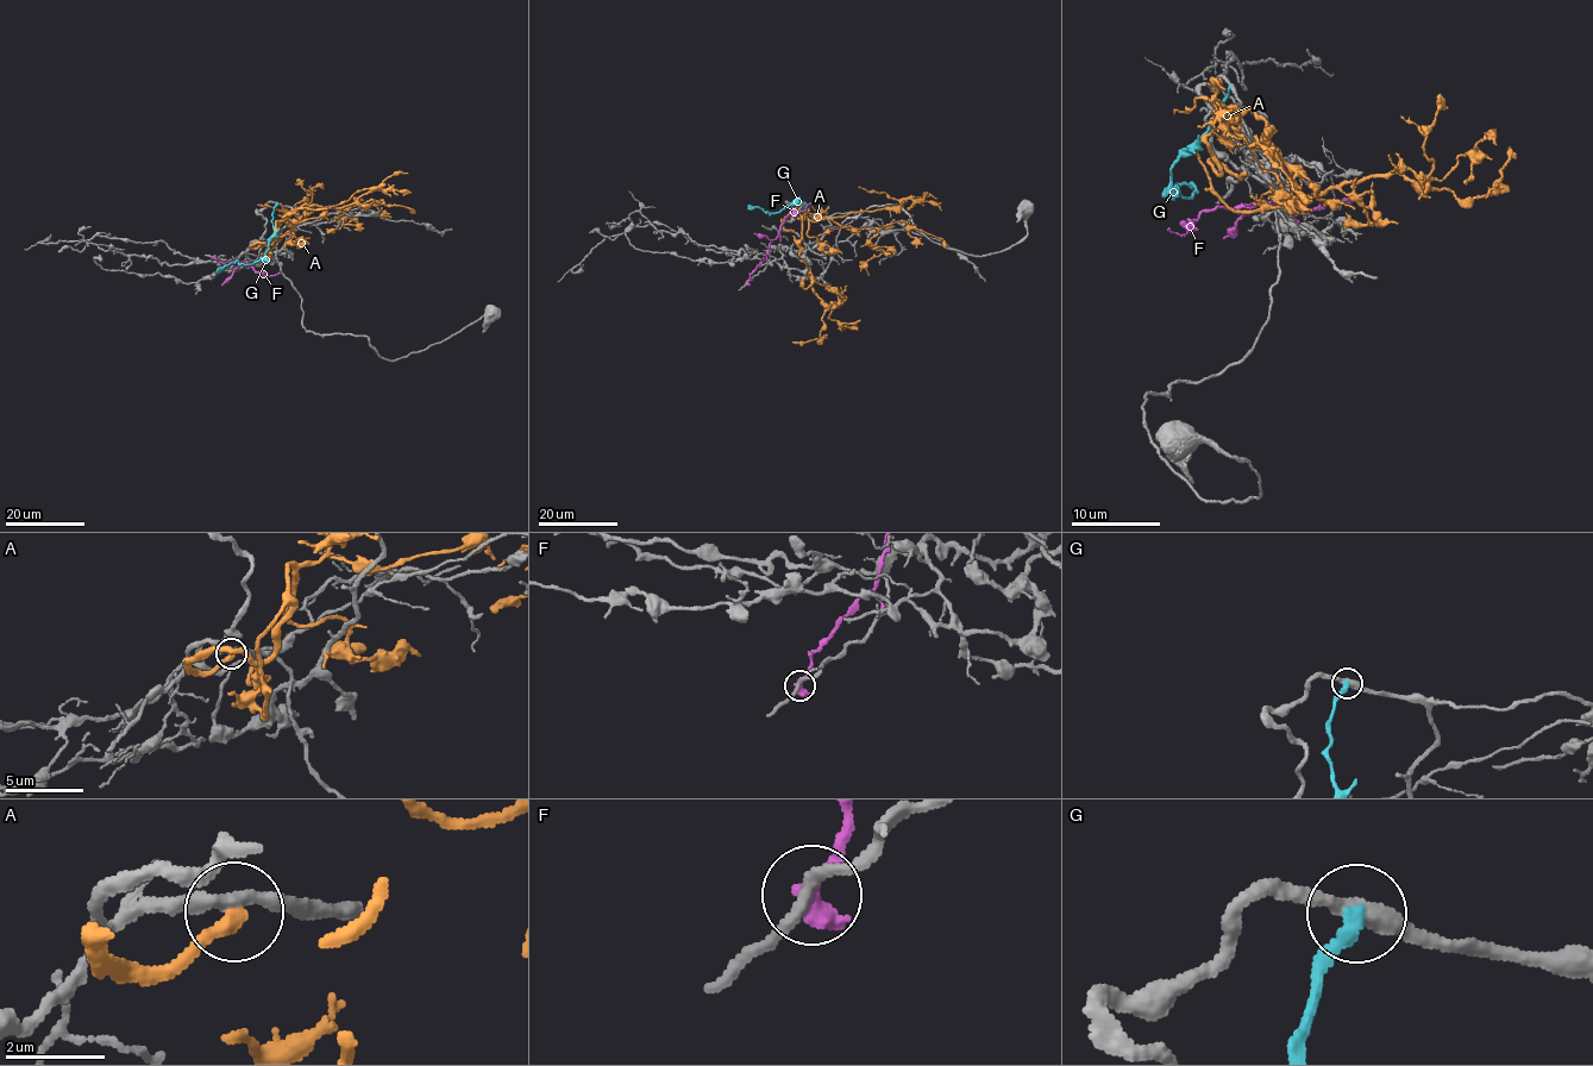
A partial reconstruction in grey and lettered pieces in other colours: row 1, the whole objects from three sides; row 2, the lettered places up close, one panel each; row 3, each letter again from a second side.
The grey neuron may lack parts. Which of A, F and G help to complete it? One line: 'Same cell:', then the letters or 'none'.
Same cell: none

